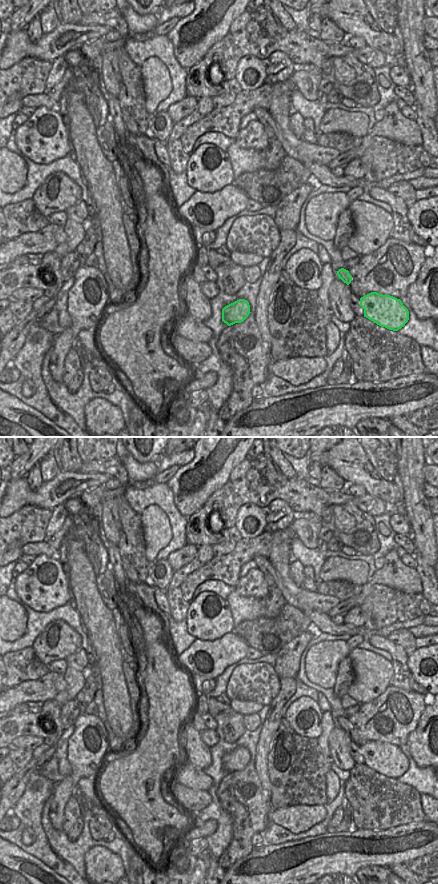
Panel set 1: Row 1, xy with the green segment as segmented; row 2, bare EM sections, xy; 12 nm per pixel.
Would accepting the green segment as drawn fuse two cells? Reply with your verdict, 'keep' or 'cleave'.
keep

